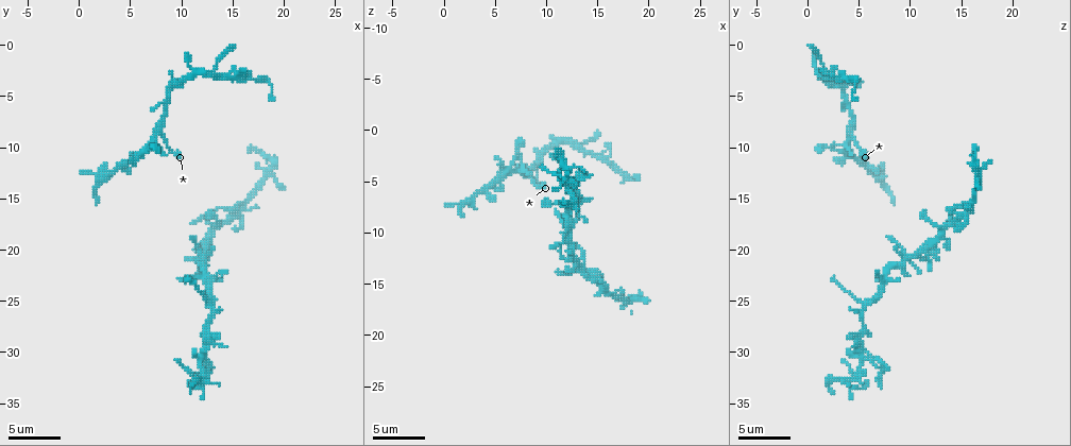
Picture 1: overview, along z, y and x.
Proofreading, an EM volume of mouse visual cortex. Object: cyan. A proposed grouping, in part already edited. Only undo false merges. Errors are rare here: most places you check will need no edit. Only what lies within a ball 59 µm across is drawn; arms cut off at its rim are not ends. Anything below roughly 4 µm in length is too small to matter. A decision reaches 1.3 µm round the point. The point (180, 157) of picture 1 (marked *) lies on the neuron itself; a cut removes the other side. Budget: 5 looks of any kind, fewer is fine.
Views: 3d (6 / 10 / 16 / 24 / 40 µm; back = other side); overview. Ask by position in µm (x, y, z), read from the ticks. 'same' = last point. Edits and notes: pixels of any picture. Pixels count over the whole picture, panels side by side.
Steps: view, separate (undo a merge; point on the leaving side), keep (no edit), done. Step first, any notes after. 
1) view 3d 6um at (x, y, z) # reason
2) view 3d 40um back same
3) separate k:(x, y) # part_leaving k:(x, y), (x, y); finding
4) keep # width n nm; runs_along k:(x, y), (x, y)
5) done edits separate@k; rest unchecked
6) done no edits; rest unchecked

view 3d 16um at (7.4, 8.8, 4.2) # looks like a crossing

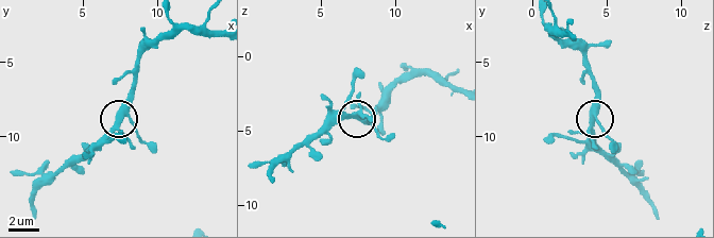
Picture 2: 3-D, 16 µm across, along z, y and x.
keep # side_arm 11 um; arms 4; one neuron here

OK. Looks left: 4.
view 3d 10um at (12.4, 20.8, 9.8) # four or more arms meet

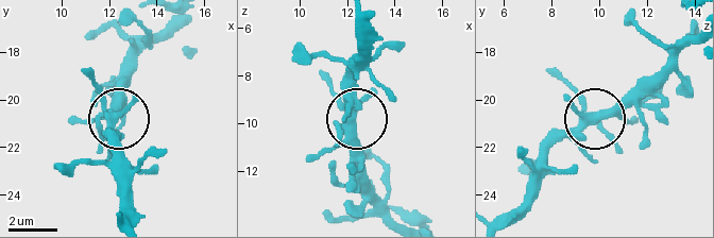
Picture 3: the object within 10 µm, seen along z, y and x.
keep # side_arm 18 um; arms 5; continuous, no second neuron

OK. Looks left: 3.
view 3d 16um at (11.8, 30.8, 5.4) # four-way junction

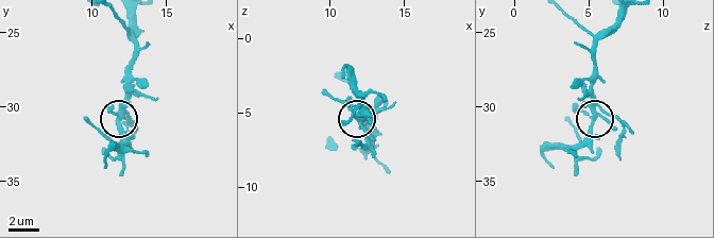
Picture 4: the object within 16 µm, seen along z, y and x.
keep # continuous, no second neuron

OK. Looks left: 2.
done no edits; rest unchecked

